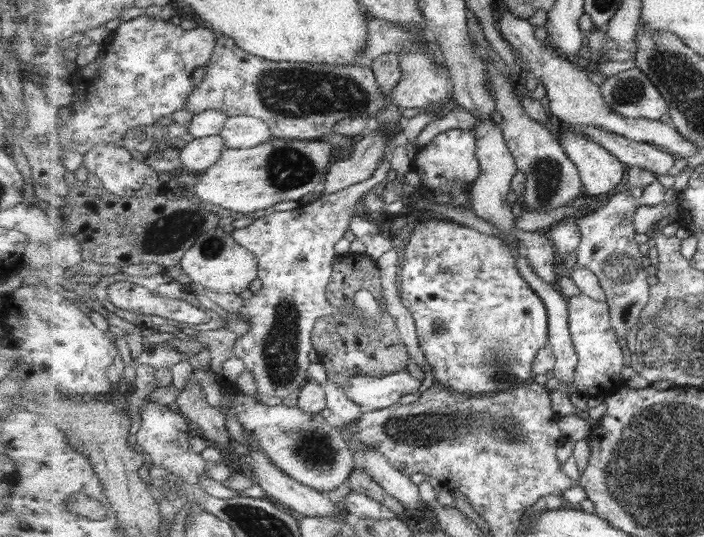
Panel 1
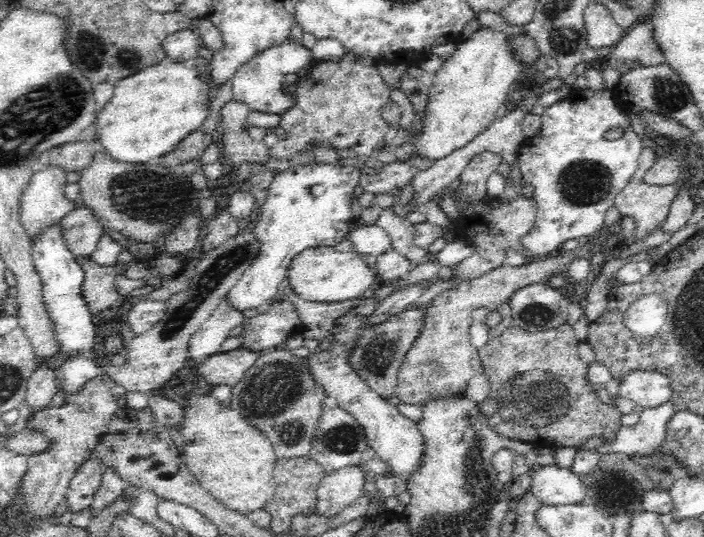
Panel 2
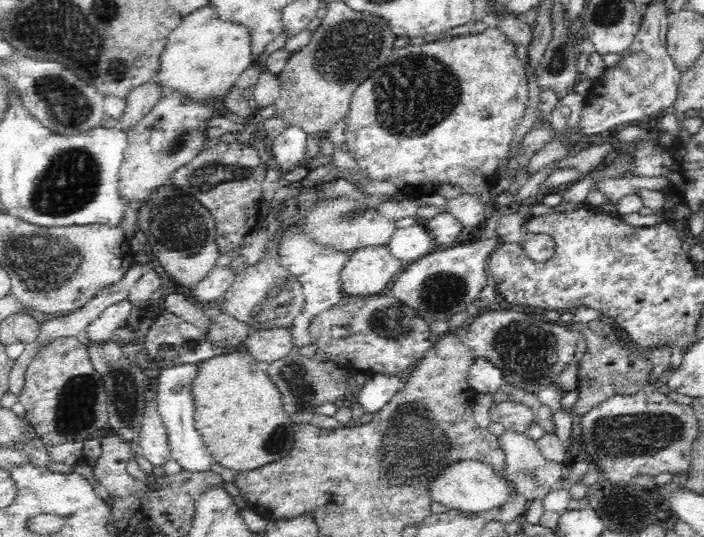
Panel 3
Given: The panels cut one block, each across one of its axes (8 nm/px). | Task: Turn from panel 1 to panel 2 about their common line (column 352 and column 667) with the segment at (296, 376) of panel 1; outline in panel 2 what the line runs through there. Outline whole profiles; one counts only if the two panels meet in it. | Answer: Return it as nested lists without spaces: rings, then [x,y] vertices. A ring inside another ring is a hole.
[[[633,179],[617,197],[614,206],[623,217],[632,218],[635,224],[630,242],[646,242],[666,224],[672,202],[678,190],[672,184],[668,186],[648,186],[642,179]]]

